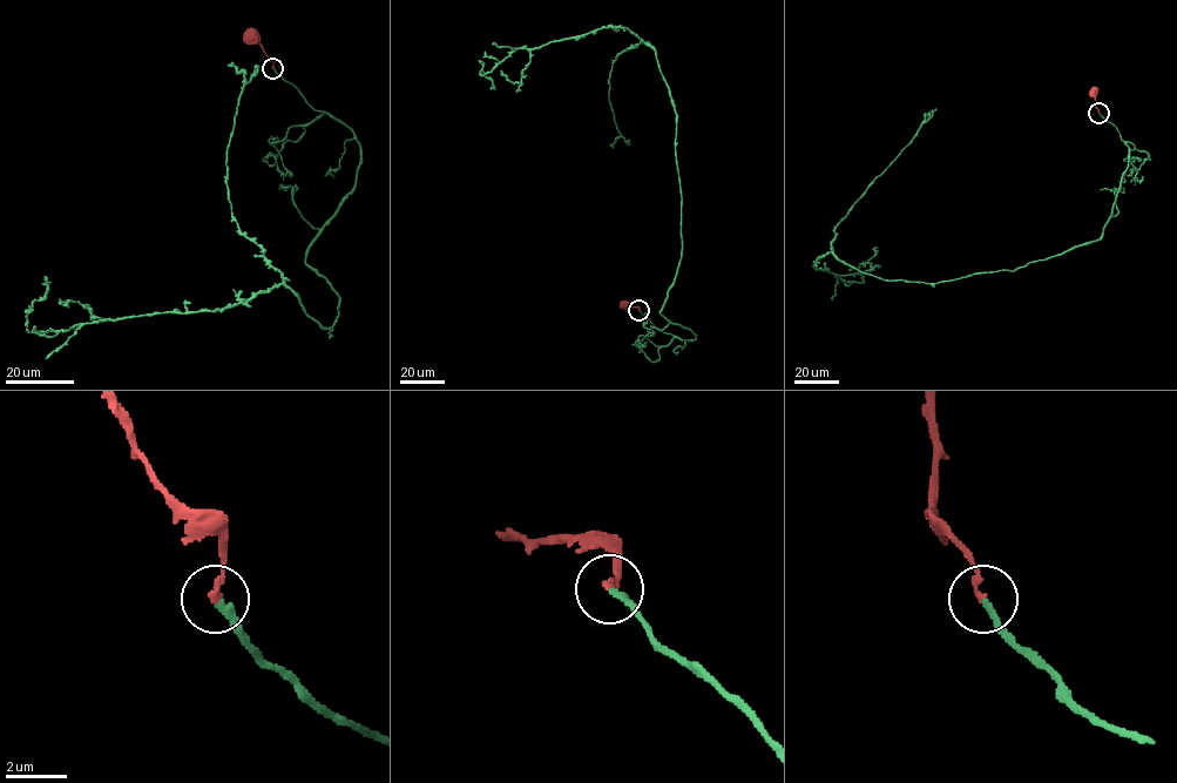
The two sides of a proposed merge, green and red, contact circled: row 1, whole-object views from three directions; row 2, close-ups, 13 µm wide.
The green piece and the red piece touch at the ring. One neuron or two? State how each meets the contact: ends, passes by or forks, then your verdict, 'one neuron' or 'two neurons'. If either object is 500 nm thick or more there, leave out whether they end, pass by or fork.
green ends; red ends; one neuron

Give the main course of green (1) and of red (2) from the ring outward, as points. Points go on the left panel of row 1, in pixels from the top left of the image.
1: (272, 68), (359, 146), (305, 263), (338, 295), (329, 332), (282, 284), (29, 331), (45, 276)
2: (272, 68), (263, 47), (255, 36), (249, 35)

